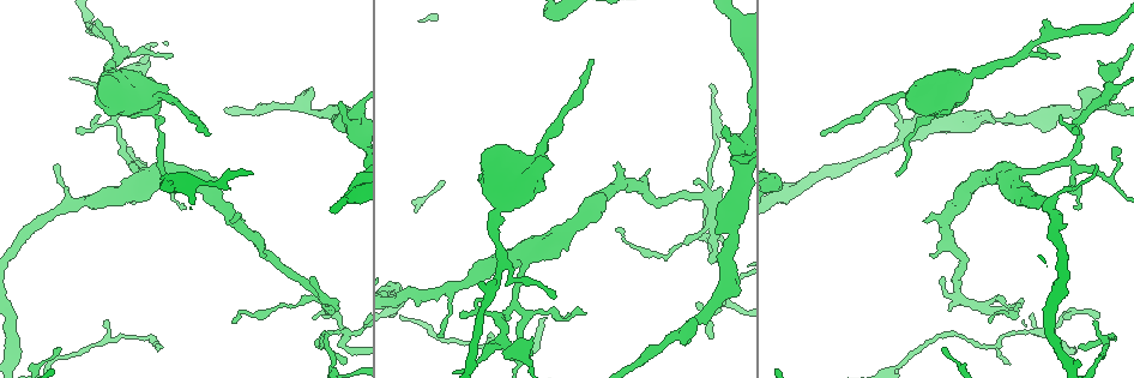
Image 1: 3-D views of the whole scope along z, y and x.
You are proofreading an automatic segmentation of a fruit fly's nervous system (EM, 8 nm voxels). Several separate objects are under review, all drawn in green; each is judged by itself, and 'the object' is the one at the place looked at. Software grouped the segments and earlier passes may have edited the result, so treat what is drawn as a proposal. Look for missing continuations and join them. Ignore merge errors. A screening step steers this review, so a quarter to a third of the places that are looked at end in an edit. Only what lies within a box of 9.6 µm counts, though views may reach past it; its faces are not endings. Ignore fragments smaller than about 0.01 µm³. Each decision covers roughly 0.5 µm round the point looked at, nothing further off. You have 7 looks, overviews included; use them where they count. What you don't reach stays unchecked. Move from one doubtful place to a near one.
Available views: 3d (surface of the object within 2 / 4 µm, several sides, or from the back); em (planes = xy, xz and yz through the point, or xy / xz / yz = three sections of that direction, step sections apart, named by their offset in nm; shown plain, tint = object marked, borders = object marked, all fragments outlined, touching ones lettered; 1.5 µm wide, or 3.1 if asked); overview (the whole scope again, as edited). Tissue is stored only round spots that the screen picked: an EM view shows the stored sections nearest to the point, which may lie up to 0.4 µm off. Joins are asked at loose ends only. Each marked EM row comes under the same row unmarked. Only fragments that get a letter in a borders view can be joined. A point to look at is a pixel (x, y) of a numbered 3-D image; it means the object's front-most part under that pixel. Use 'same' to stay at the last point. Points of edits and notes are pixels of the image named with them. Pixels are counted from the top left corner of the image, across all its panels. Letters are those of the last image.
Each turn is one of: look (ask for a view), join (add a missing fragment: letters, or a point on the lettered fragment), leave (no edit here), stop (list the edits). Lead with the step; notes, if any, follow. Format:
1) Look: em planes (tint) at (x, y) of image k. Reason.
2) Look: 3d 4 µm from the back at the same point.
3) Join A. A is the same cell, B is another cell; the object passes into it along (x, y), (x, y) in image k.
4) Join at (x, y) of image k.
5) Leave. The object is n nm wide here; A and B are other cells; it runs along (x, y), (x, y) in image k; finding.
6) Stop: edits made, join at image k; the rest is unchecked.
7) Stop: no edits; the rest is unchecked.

Look: em planes (borders) at (208, 134) of image 1. Thin end.

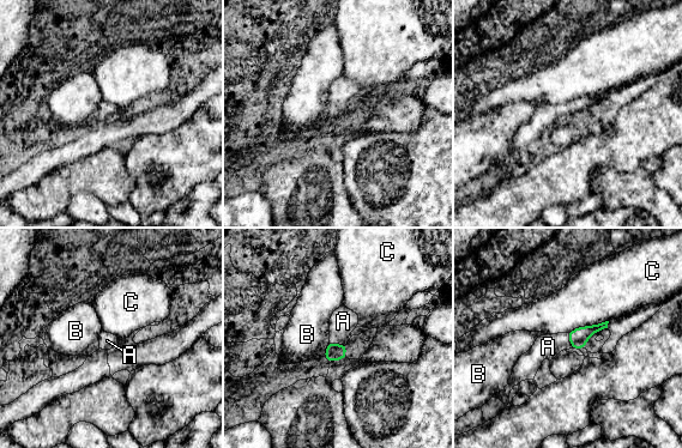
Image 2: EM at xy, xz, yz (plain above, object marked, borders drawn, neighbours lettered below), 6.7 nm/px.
Join A. A is the same cell, B and C are other cells; the neuron continues.

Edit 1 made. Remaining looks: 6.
Look: em planes (borders) at (1065, 319) of image 1. Branch stops here.

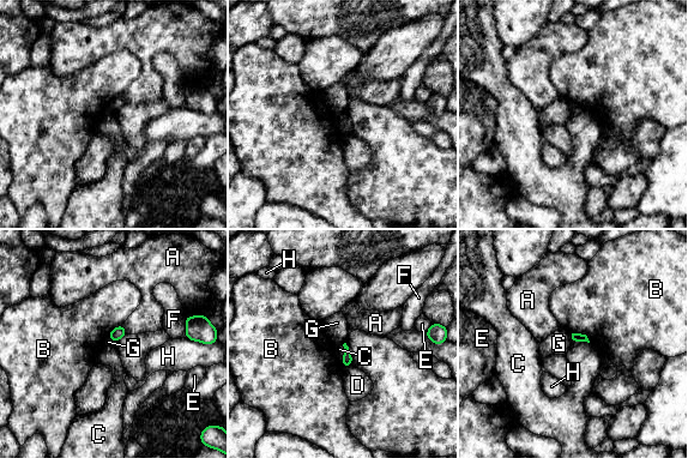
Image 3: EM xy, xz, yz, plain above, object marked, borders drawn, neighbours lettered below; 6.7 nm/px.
Leave. The longest contact is with B, 170 nm; A, B, C, D, E, F, G and H are other cells; none of them fits.

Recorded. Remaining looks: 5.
Stop: edits made, join at image 2; the rest is unchecked.

